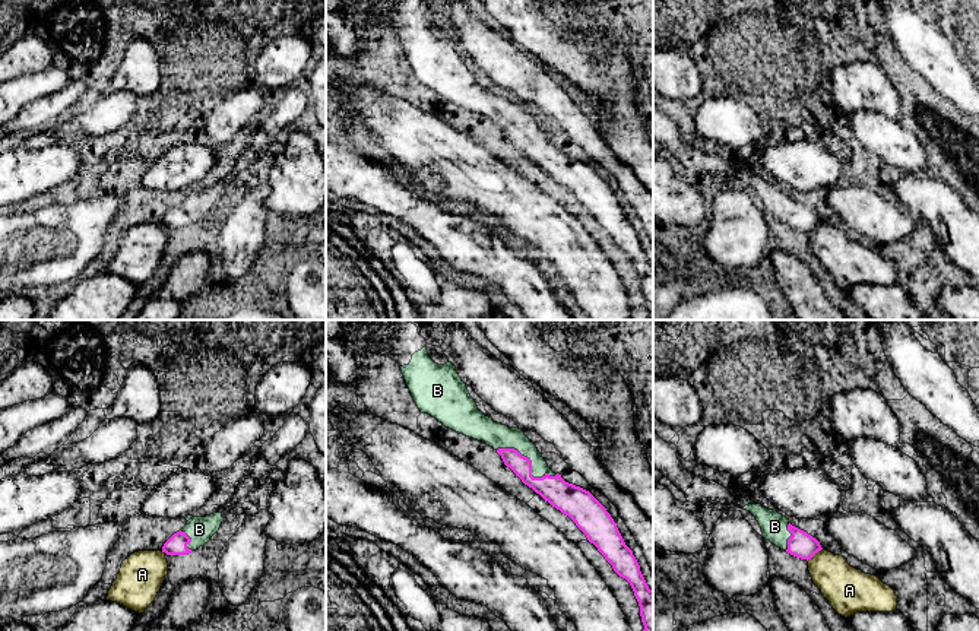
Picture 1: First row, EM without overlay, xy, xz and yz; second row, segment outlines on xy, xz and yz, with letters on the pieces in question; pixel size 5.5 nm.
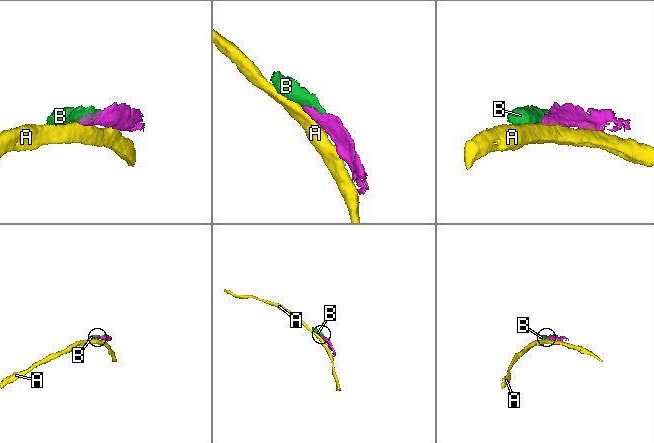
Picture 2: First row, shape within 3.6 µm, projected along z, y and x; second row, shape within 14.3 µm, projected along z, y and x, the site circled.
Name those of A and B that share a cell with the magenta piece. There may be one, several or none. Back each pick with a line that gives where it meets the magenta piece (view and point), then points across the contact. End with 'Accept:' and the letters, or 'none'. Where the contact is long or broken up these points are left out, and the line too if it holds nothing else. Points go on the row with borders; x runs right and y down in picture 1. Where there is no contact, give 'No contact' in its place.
B: Touches magenta at xz (531, 465). Path across: xz (560, 494), (534, 476), (531, 465), (507, 441), (496, 436)
Accept: B

